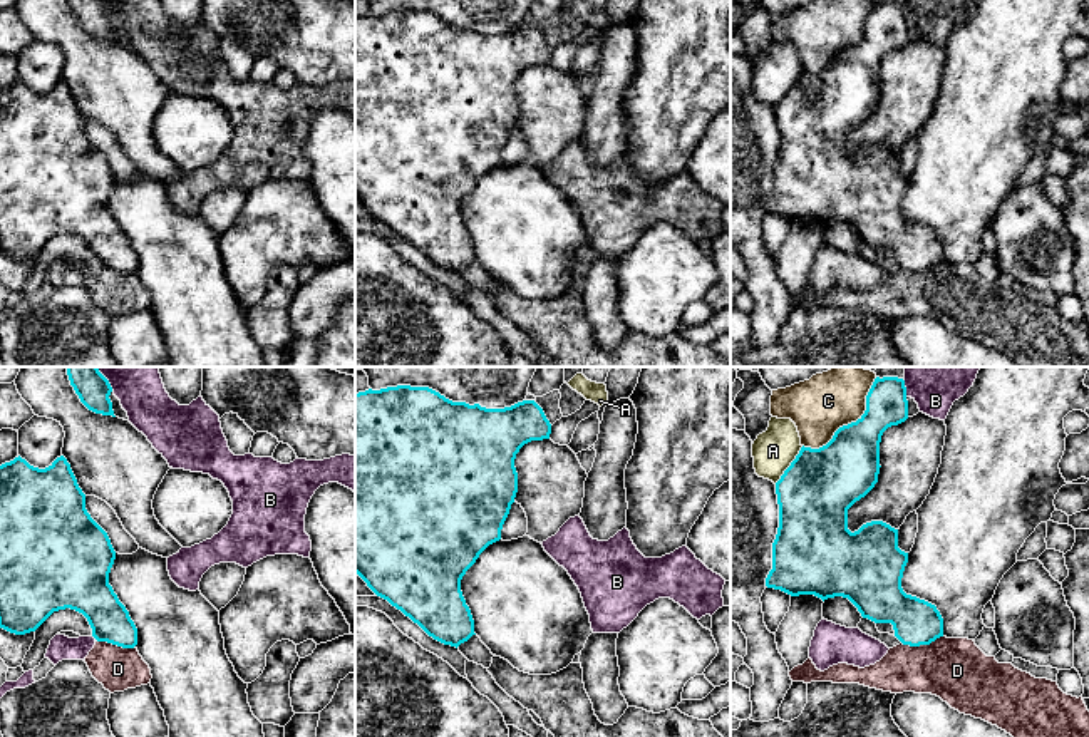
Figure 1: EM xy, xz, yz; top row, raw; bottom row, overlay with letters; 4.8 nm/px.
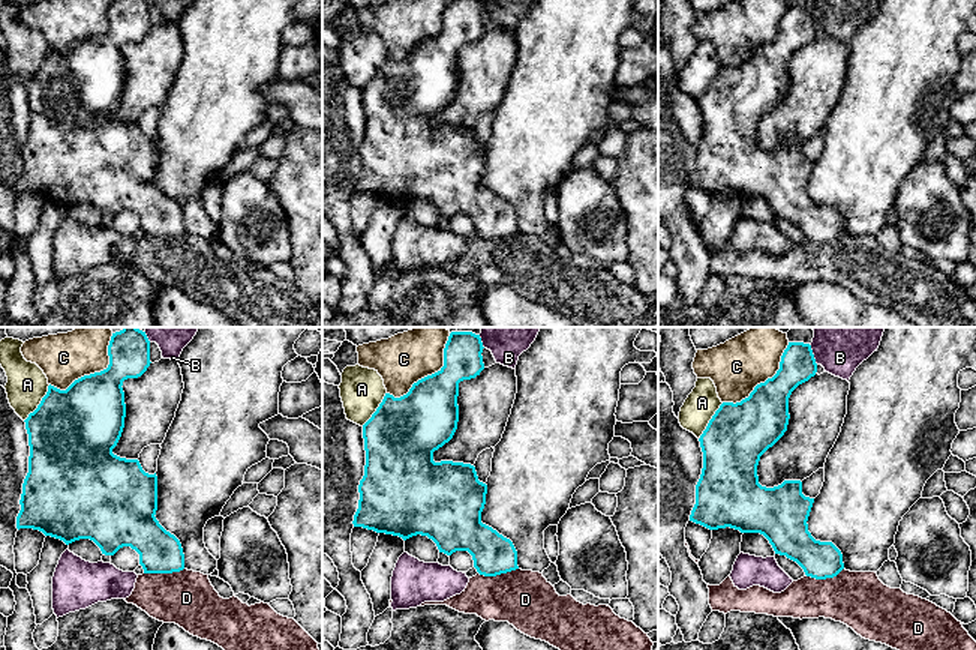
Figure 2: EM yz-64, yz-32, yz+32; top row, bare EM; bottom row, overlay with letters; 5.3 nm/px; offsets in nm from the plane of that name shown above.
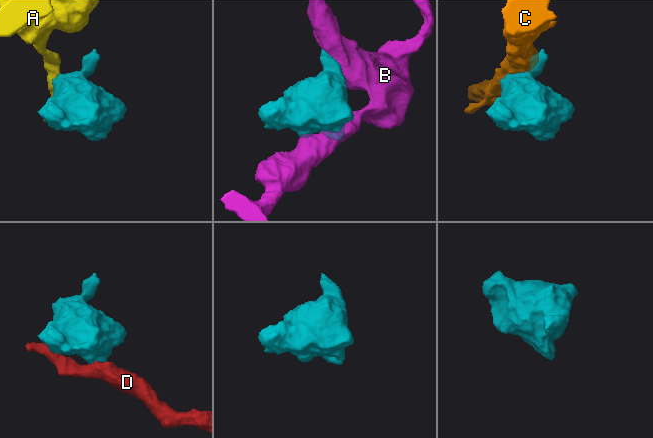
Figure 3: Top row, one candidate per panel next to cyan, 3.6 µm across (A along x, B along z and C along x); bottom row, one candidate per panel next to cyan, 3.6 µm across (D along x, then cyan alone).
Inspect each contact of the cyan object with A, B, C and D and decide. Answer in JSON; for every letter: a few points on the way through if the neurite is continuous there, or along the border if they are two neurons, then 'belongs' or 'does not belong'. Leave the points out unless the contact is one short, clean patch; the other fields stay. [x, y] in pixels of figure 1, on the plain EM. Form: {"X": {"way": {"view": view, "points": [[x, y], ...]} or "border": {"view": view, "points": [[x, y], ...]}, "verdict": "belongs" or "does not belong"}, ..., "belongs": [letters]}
{"A": {"verdict": "does not belong"}, "B": {"verdict": "does not belong"}, "C": {"verdict": "does not belong"}, "D": {"border": {"view": "yz", "points": [[942, 260], [929, 268], [902, 268]]}, "verdict": "does not belong"}, "belongs": []}

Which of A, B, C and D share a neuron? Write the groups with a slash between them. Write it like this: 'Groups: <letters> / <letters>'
Groups: A / B / C / D

